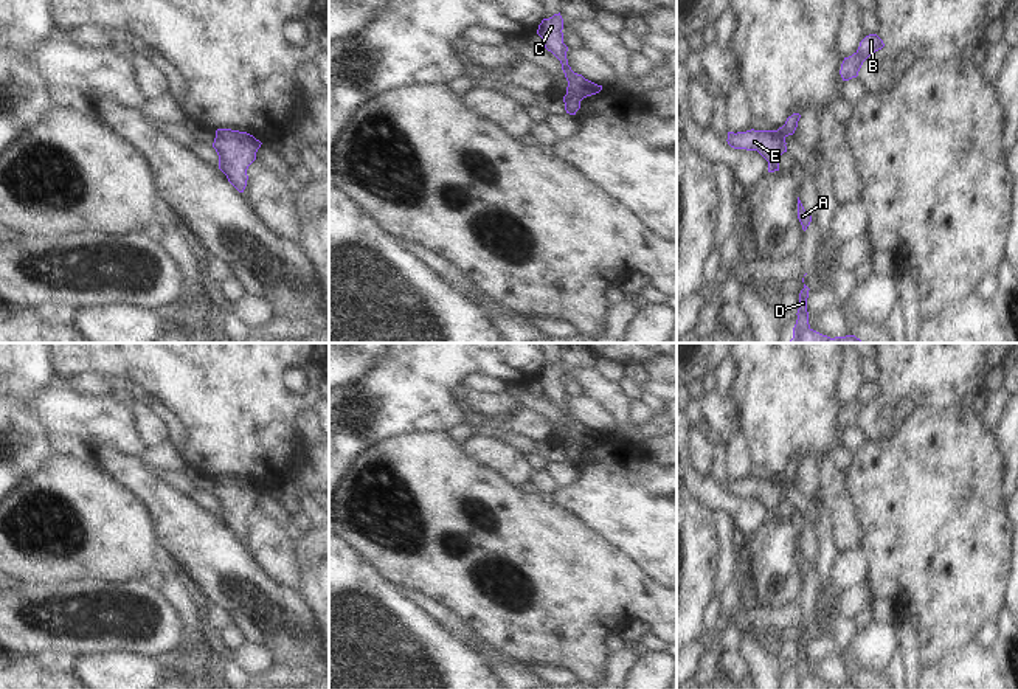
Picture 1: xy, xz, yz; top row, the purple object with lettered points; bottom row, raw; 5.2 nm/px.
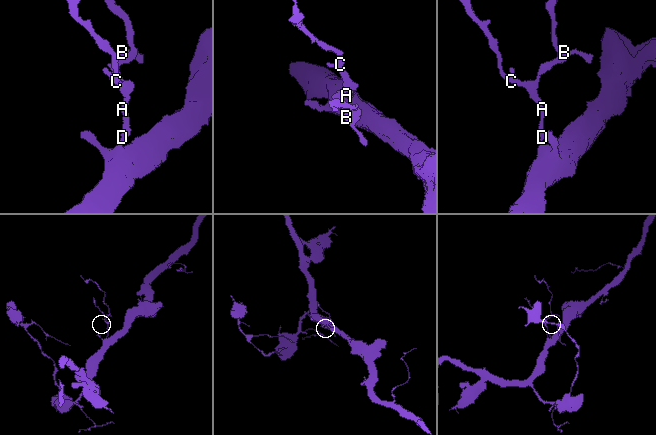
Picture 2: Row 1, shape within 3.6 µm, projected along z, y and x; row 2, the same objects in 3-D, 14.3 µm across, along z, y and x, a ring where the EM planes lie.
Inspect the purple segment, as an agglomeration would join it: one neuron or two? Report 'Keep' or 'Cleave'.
Keep

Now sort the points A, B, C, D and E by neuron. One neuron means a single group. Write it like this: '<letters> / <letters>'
A B C D E

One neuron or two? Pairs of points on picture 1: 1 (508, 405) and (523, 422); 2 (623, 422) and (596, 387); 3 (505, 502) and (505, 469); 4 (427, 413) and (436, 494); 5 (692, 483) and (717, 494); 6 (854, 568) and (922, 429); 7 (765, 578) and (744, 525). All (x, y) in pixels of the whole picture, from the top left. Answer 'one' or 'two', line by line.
1: two
2: one
3: two
4: two
5: one
6: two
7: two

